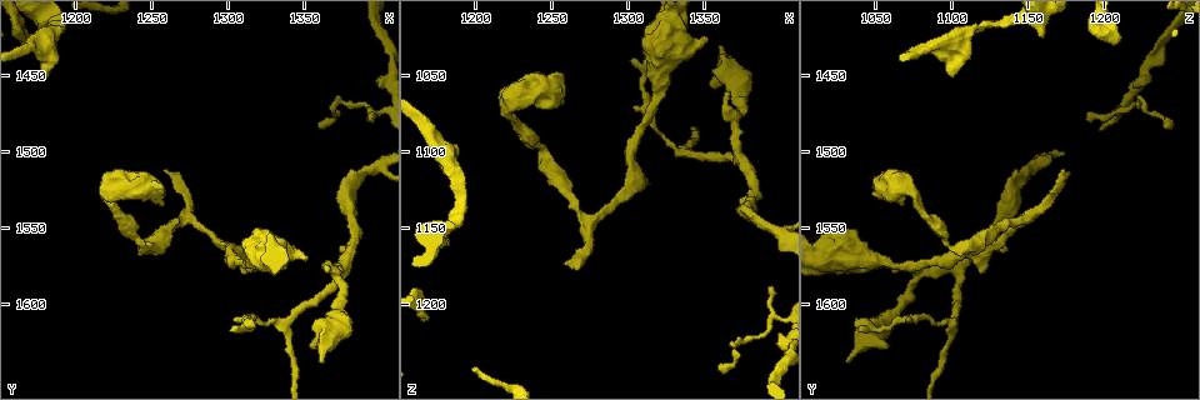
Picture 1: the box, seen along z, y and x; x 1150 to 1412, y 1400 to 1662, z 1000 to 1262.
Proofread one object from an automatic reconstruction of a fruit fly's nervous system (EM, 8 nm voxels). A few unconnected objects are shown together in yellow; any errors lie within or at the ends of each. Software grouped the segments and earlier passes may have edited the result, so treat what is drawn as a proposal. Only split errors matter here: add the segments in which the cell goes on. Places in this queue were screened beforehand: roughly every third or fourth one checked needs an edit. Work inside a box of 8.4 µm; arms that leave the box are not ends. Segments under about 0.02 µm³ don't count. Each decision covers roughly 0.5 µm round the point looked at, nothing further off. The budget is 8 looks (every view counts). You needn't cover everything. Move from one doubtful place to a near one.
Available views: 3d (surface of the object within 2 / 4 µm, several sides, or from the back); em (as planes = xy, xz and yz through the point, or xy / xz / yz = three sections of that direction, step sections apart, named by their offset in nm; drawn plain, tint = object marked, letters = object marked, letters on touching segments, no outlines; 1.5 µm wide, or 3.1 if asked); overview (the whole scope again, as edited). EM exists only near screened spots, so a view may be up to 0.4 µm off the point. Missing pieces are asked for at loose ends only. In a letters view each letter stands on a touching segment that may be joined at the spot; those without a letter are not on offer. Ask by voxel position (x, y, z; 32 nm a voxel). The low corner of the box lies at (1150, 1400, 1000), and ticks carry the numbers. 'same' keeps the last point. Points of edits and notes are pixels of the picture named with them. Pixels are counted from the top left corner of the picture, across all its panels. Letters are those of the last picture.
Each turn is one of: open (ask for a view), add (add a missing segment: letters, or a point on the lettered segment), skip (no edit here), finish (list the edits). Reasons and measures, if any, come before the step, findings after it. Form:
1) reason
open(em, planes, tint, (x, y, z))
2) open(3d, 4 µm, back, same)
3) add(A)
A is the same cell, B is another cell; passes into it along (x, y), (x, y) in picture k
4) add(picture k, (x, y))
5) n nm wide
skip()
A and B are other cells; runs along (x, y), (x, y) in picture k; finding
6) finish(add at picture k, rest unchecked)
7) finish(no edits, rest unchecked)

an open end
open(3d, 2 µm, (1258, 1510, 1172))

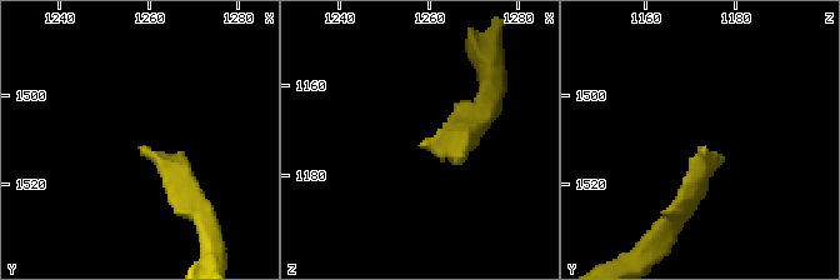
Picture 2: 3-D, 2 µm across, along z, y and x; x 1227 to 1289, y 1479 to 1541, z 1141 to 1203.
need the tissue
open(em, planes, letters, (1259, 1512, 1172))

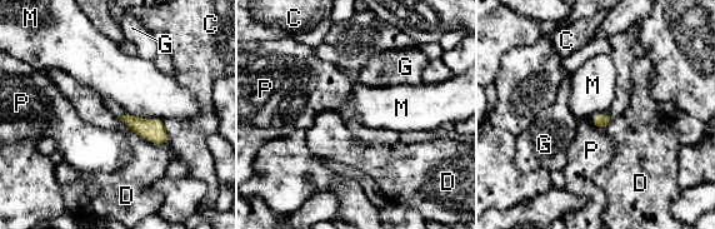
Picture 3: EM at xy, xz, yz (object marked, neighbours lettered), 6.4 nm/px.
D touches over 380 nm
skip()
C, D, G, M and P are other cells; none of them fits

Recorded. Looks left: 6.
free end
open(em, planes, letters, (1182, 1424, 1160))

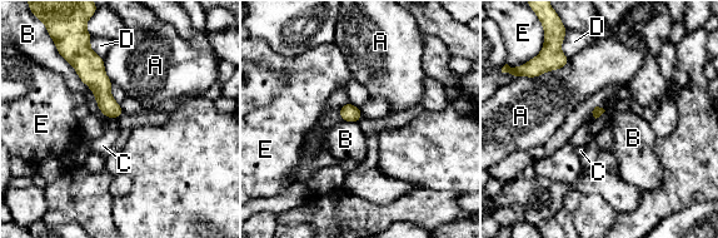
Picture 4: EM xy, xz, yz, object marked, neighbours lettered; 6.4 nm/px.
skip()
A, B, C, D and E are other cells; border along (61, 56), (98, 108), (116, 119) in picture 4; none of them fits

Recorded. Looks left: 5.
free end
open(em, planes, tint, (1182, 1450, 1100))

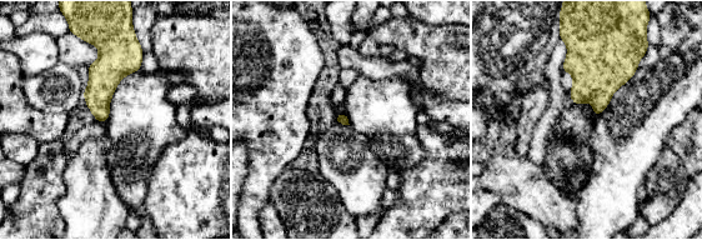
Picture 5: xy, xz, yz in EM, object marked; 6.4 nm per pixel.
see the neighbours
open(em, planes, letters, same)

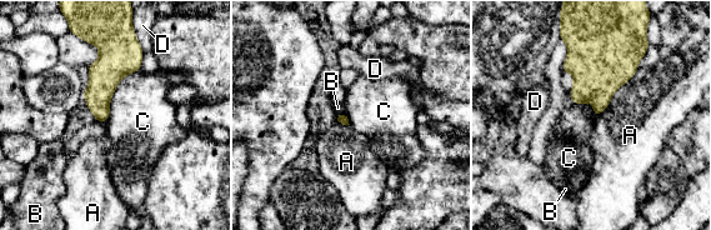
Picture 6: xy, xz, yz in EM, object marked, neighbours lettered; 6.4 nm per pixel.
skip()
A, B, C and D are other cells; border along (140, 69), (119, 83), (104, 123) in picture 6; no lettered segment goes on from it

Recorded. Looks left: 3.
finish(no edits, rest unchecked)

